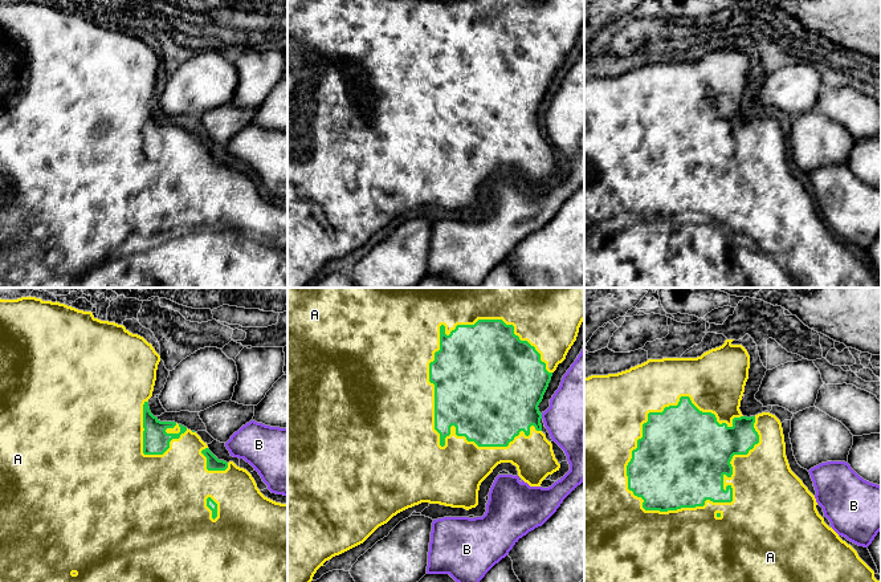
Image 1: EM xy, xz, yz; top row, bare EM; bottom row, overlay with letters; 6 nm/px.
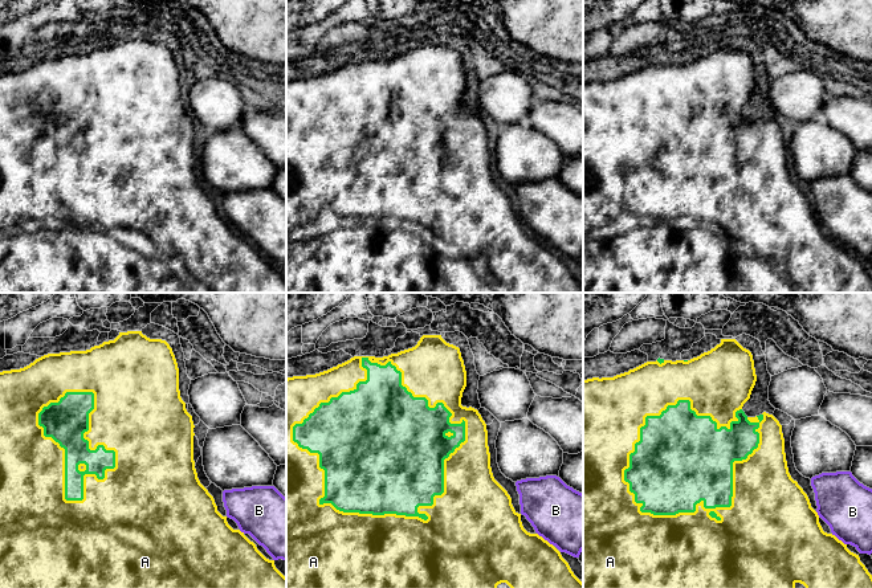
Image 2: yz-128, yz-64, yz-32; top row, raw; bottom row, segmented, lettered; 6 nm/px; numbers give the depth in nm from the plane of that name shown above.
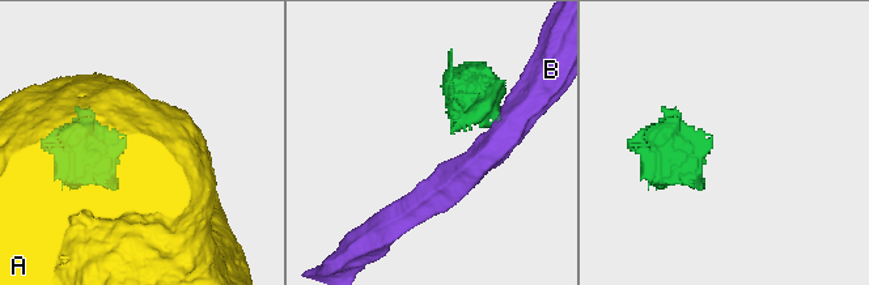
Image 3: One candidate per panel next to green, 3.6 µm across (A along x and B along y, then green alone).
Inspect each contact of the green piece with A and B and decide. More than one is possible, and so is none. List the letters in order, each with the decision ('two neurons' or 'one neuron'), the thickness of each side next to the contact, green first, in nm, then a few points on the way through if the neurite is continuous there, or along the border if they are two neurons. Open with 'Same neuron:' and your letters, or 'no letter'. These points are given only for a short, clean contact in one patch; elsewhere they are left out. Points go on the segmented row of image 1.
Same neuron: A
A: one neuron; calibres 320 and 480 nm
B: two neurons; calibres 420 and 420 nm; border xz (541, 414), (542, 418)

